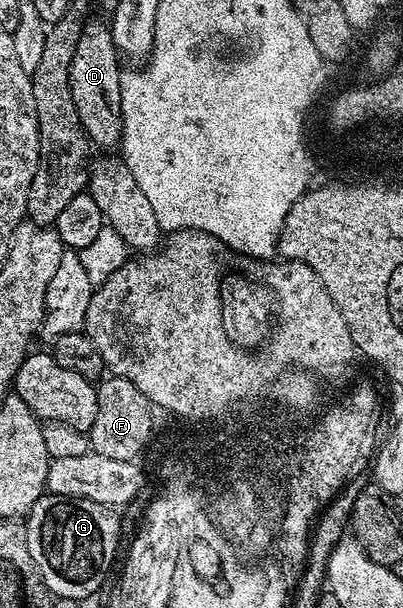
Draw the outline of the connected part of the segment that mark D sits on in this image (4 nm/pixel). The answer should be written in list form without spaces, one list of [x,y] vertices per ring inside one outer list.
[[[107,21],[84,22],[82,32],[78,36],[78,46],[74,48],[74,60],[70,60],[70,92],[74,96],[74,108],[78,112],[80,127],[93,147],[101,146],[108,150],[119,147],[122,136],[122,108],[120,107],[120,75],[122,73],[121,59],[114,40],[112,27]]]

